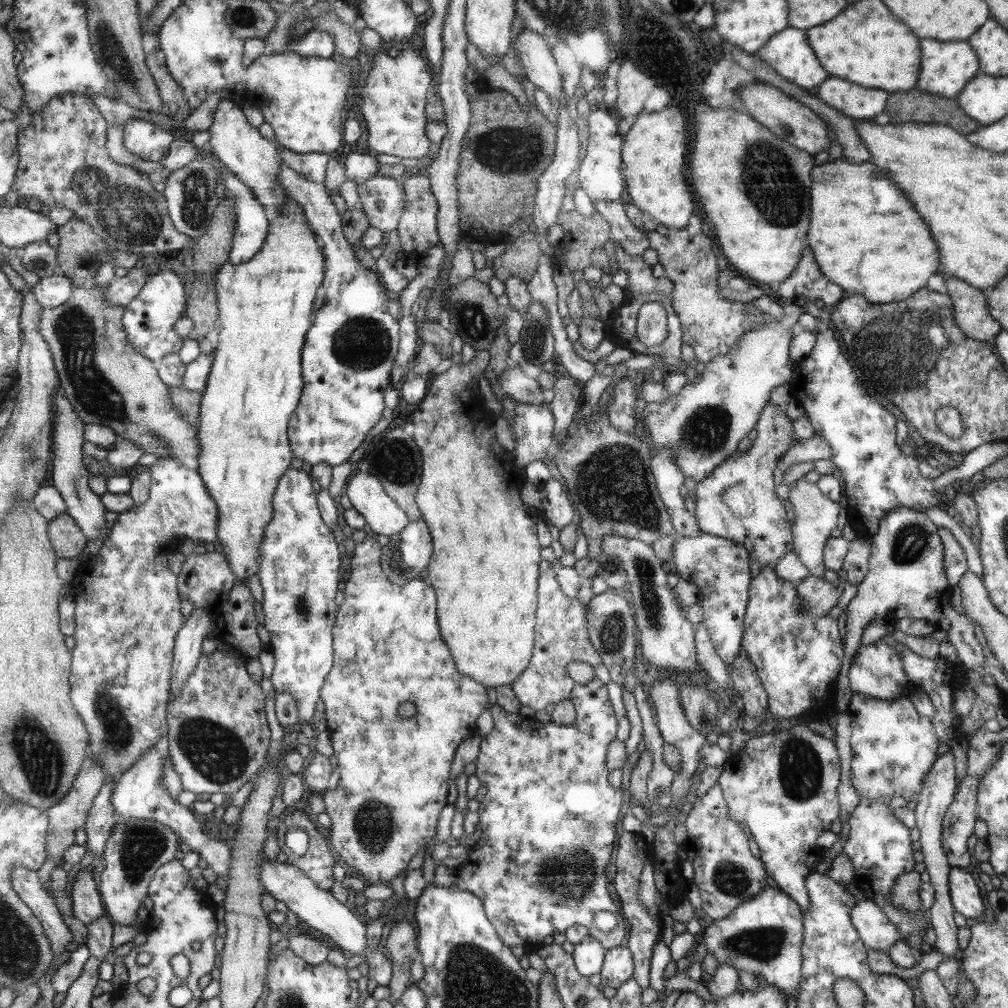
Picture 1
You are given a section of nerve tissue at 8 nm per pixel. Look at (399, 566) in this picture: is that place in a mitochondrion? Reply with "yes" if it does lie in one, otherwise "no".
yes

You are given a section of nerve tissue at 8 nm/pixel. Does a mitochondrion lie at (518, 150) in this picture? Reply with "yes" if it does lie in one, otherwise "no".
yes

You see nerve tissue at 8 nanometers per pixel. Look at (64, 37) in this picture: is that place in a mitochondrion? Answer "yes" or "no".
no

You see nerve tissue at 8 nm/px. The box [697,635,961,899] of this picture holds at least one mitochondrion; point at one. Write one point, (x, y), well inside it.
(801, 773)

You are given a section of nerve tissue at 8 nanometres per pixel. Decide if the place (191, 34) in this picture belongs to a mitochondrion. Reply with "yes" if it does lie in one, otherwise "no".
no

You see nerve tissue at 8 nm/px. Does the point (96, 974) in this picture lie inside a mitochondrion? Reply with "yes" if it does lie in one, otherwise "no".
no

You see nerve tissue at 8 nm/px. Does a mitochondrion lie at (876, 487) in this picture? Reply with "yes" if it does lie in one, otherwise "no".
no

